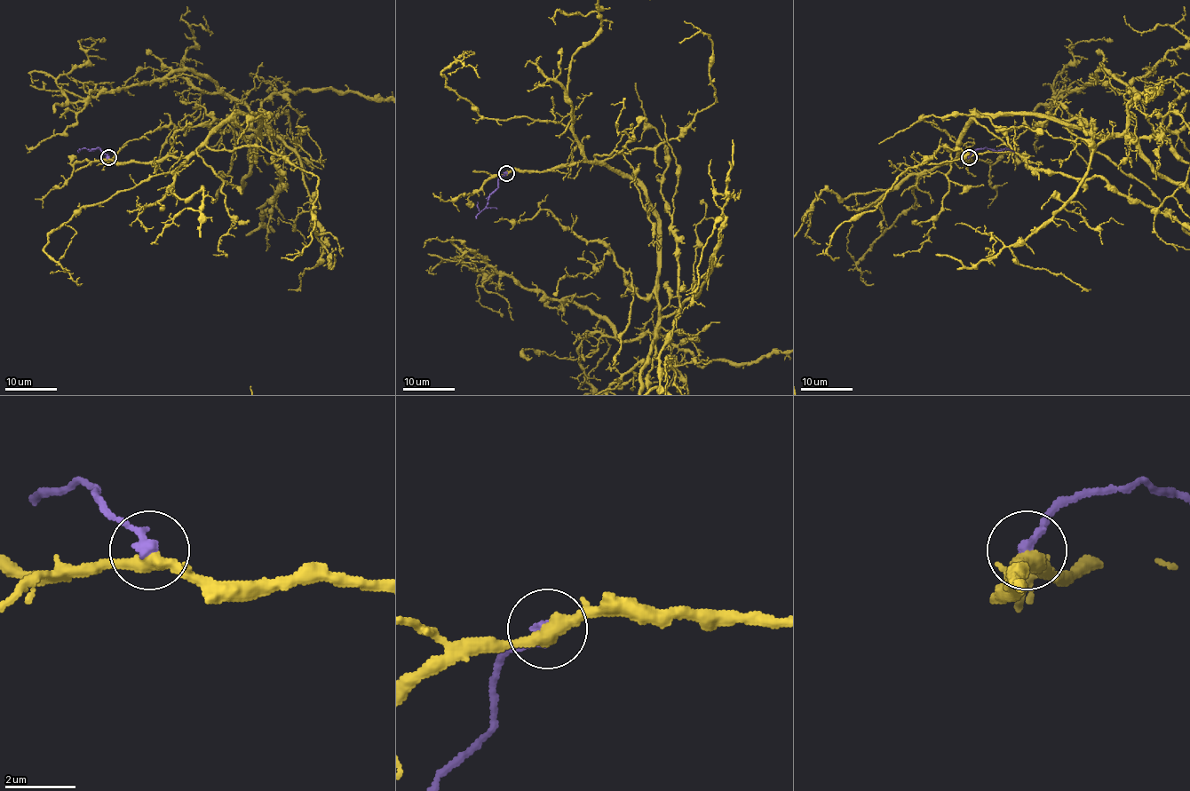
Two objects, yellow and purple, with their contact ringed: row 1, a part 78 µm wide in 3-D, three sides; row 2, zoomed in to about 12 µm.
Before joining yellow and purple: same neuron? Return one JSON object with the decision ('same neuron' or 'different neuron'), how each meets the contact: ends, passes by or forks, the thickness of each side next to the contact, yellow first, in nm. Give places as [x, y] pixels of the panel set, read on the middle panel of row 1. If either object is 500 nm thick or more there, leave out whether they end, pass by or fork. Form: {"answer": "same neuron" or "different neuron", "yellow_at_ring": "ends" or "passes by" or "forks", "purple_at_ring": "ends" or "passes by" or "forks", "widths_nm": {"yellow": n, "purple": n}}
{"answer": "different neuron", "yellow_at_ring": "passes by", "purple_at_ring": "ends", "widths_nm": {"yellow": 380, "purple": 340}}

